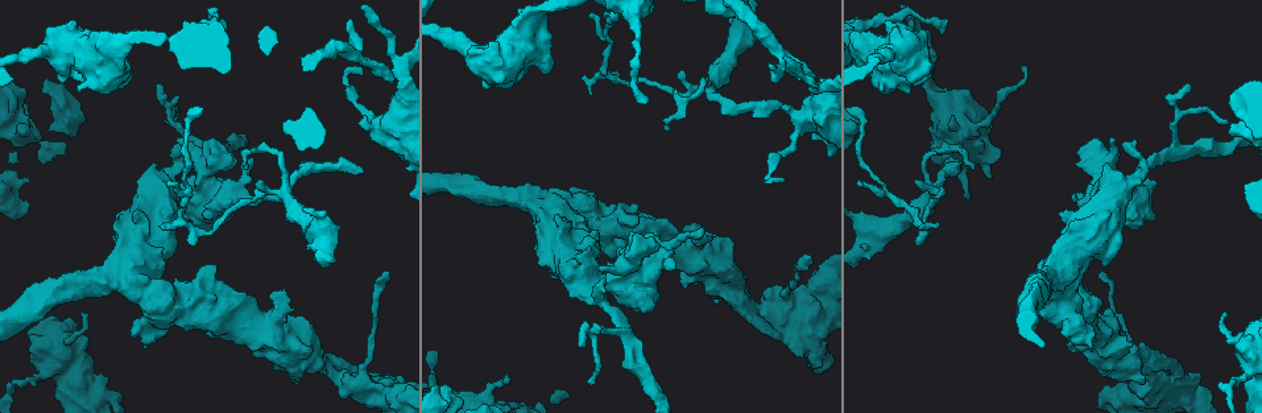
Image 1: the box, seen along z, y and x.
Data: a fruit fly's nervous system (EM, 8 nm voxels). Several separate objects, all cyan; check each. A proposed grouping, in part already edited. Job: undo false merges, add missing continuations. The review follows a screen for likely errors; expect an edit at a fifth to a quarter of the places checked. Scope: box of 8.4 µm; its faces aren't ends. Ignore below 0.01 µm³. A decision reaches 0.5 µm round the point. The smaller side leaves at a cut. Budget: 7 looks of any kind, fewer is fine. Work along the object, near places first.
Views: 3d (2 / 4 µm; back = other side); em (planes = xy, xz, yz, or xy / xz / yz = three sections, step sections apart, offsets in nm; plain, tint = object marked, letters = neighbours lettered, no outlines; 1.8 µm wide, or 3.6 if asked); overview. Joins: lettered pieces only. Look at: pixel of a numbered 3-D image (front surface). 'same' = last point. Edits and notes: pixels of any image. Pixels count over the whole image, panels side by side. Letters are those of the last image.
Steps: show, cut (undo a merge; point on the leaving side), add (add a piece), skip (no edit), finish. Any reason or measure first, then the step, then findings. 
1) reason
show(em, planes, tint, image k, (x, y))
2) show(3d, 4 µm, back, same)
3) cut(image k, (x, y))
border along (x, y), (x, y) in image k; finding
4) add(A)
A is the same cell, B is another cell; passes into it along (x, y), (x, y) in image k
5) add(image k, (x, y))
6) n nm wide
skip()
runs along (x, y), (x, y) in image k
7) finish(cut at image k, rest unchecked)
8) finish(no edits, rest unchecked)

sudden change in width
show(em, 3.6 µm, xz, step 16, plain, image 1, (871, 26))

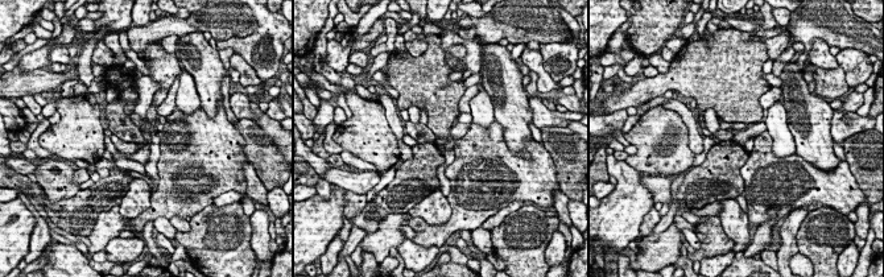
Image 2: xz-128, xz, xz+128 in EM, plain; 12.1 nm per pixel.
show(em, 3.6 µm, xz, step 16, letters, same)

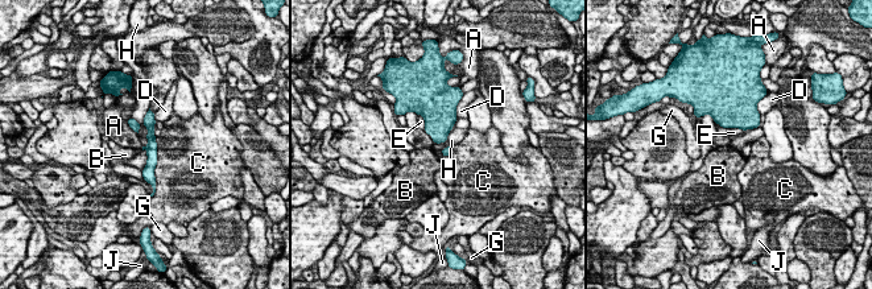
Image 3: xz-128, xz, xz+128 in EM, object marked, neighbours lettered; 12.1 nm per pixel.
skip()
A, B, C, D, E, G, H and J are other cells; border along (453, 126), (443, 141), (434, 143) in image 3; all the same neuron

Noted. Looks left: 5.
thick turns thin
show(em, 3.6 µm, xy, step 16, letters, image 1, (927, 192))

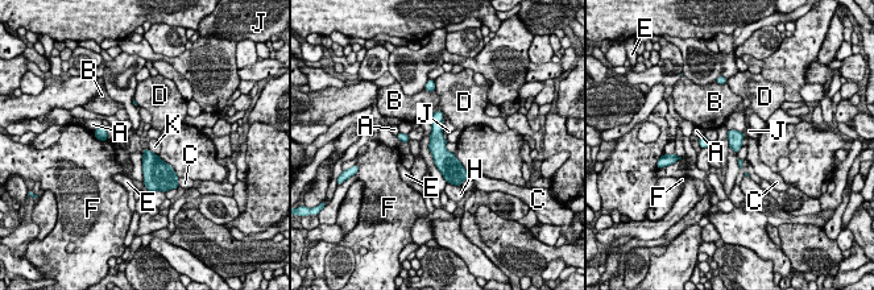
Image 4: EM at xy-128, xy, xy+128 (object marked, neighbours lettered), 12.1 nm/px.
K touches over 180 nm
skip()
A, B, C, D, E, F, H, J and K are other cells; continuous, no second neuron

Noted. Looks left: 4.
small branch off a trunk
show(3d, 4 µm, image 1, (589, 276))

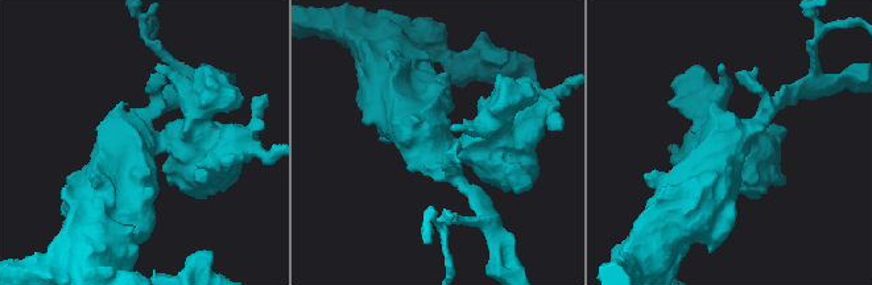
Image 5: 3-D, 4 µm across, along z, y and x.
show(em, 3.6 µm, planes, letters, image 5, (441, 135))

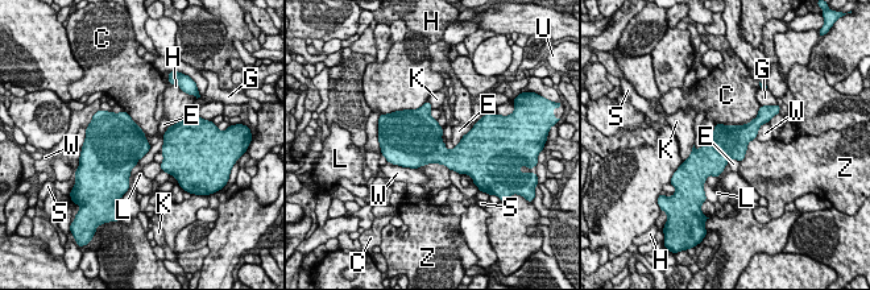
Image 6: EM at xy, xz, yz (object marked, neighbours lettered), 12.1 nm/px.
420 nm wide
skip()
C, E, G, H, K, L, S, U, W and Z are other cells; continuous, no second neuron

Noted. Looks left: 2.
finish(no edits, rest unchecked)

